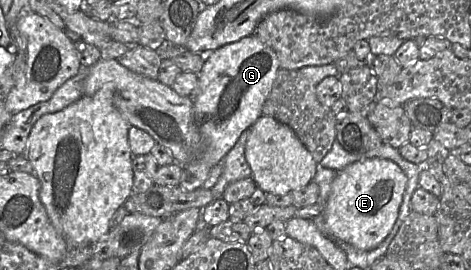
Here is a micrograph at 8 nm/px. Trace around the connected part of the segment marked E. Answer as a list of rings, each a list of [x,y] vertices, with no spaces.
[[[372,158],[338,171],[331,187],[327,207],[327,227],[340,240],[357,249],[377,248],[391,232],[403,202],[407,176],[393,161]]]

